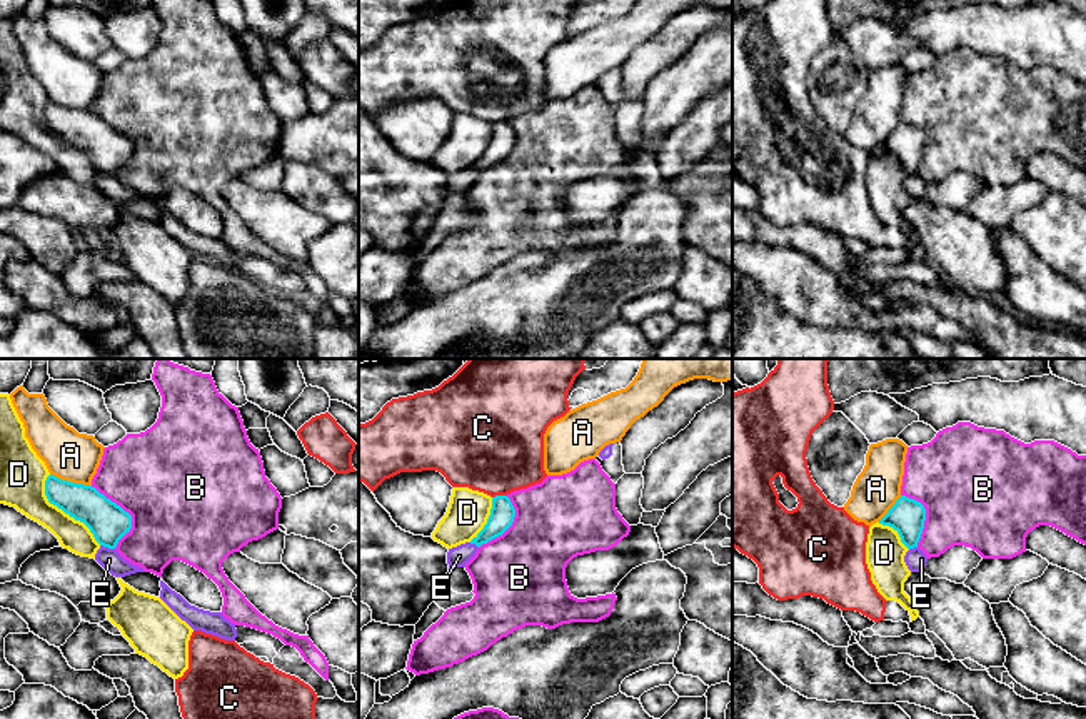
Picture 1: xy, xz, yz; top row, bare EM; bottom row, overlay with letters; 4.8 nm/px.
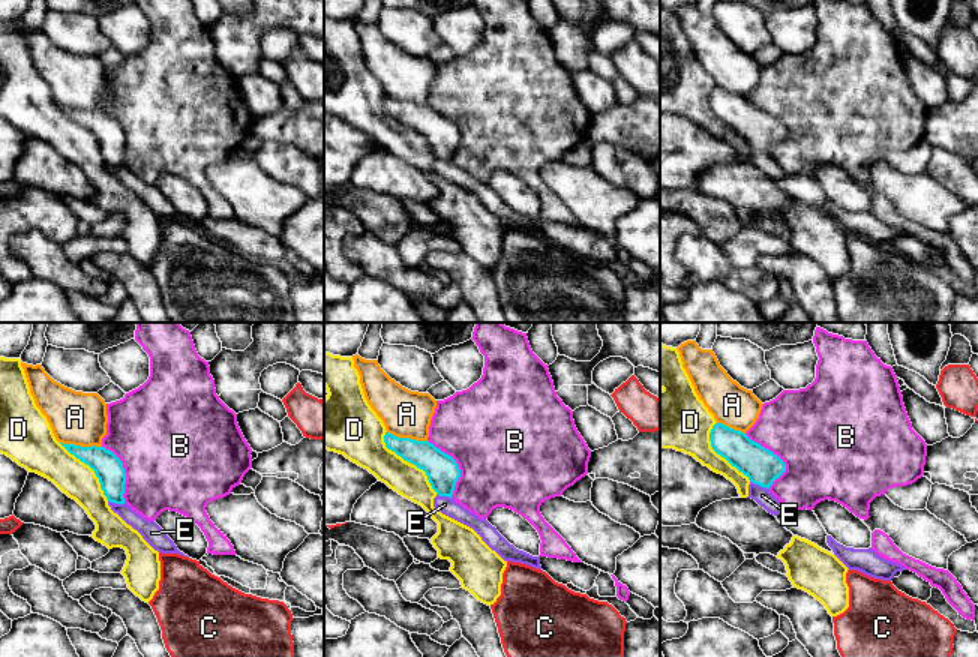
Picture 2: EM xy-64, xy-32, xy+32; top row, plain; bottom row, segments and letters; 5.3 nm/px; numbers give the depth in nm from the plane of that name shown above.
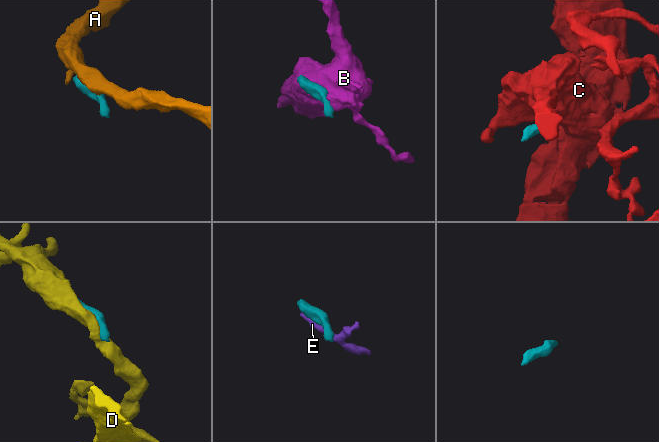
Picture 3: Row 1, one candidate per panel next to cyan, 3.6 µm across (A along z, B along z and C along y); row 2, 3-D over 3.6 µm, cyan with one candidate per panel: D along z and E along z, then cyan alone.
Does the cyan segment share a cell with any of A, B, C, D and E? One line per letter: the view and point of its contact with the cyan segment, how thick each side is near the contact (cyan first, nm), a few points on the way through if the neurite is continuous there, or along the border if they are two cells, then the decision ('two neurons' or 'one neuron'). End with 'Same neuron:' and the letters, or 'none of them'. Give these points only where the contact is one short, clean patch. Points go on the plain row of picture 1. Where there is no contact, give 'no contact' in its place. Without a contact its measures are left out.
A: contact xy (70, 109); calibres 180 and 240 nm; two neurons
B: contact xy (127, 139); calibres 190 and 500 nm; two neurons
C: contact xz (499, 122); calibres 120 and 480 nm; border xz (506, 120), (492, 124); two neurons
D: contact xy (64, 137); calibres 190 and 220 nm; two neurons
E: contact xy (107, 172); calibres 190 and 100 nm; two neurons
Same neuron: none of them

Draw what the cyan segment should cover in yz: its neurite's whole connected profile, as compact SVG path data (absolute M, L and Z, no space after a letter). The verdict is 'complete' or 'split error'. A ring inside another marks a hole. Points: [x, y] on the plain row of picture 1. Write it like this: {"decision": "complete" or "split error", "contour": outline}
{"decision": "complete", "contour": "M901 122L887 140L879 147L892 153L908 175L918 173L926 147L926 135L921 128Z"}

